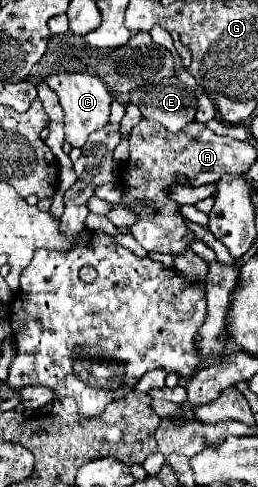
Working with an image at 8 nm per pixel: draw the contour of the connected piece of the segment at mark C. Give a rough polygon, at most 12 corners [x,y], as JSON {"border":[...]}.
{"border":[[89,72],[45,82],[63,108],[65,140],[81,148],[109,122],[113,96]]}

